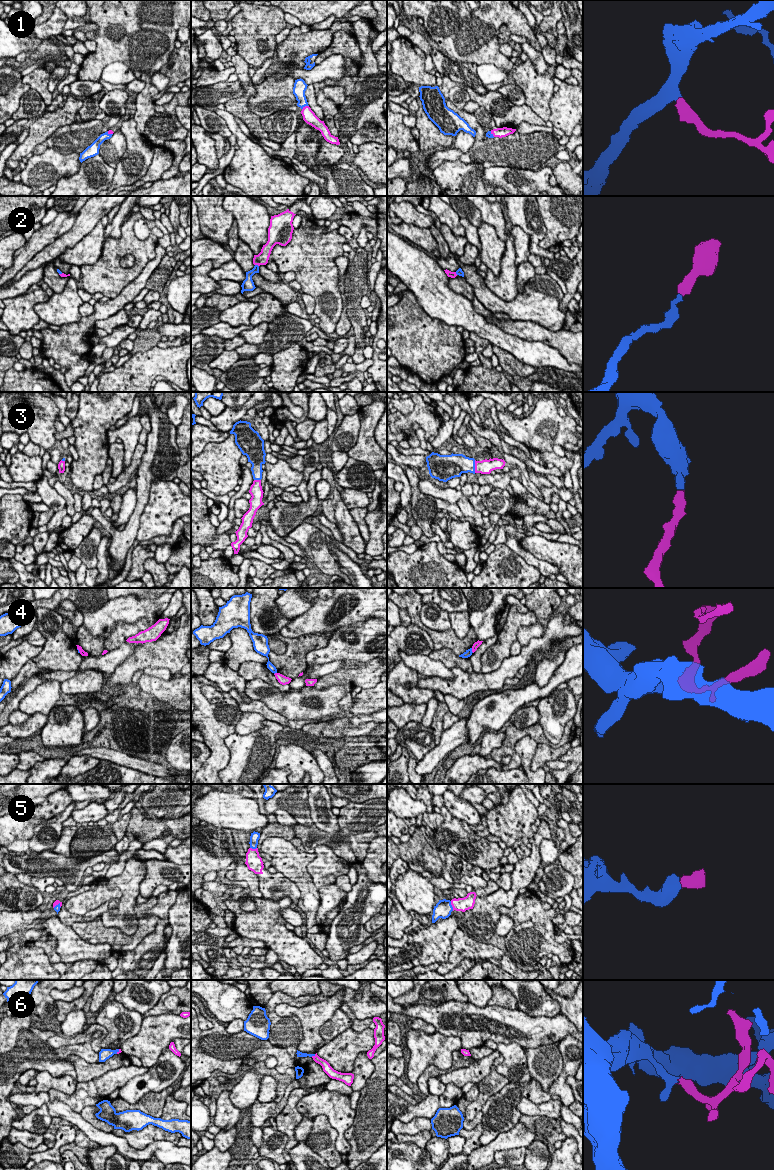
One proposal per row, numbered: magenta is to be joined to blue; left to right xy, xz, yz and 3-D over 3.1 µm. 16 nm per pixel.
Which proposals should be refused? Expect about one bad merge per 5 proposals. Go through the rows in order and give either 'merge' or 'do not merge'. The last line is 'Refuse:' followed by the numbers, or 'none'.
1: merge
2: merge
3: merge
4: do not merge
5: merge
6: merge
Refuse: 4

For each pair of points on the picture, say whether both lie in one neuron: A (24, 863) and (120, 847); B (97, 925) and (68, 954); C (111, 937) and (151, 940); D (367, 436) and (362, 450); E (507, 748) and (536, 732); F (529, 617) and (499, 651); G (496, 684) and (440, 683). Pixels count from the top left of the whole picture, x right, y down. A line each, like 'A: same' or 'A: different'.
A: different
B: different
C: different
D: same
E: same
F: same
G: same

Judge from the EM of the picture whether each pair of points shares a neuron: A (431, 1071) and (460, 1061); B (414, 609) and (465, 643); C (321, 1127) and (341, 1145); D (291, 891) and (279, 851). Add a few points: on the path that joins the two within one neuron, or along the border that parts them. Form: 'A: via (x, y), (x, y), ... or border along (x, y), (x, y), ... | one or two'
A: via (438, 1071), (447, 1071), (453, 1067) | one
B: via (420, 624), (440, 639), (450, 640) | one
C: border along (327, 1119), (337, 1132), (335, 1149), (340, 1154) | two
D: border along (284, 876), (297, 887), (300, 898) | two

